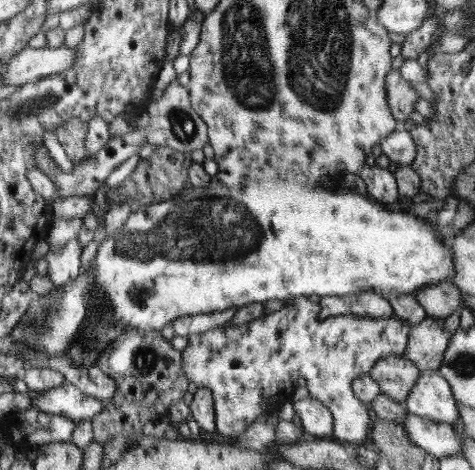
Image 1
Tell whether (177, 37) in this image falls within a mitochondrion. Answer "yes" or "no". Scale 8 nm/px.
no

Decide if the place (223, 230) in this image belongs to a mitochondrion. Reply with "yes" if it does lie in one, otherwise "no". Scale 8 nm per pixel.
yes

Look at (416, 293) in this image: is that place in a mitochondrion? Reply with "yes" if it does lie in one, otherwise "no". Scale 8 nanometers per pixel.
no

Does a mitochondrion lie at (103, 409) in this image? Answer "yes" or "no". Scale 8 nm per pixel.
no

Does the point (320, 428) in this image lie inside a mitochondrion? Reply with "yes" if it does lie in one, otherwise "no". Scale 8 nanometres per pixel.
no

